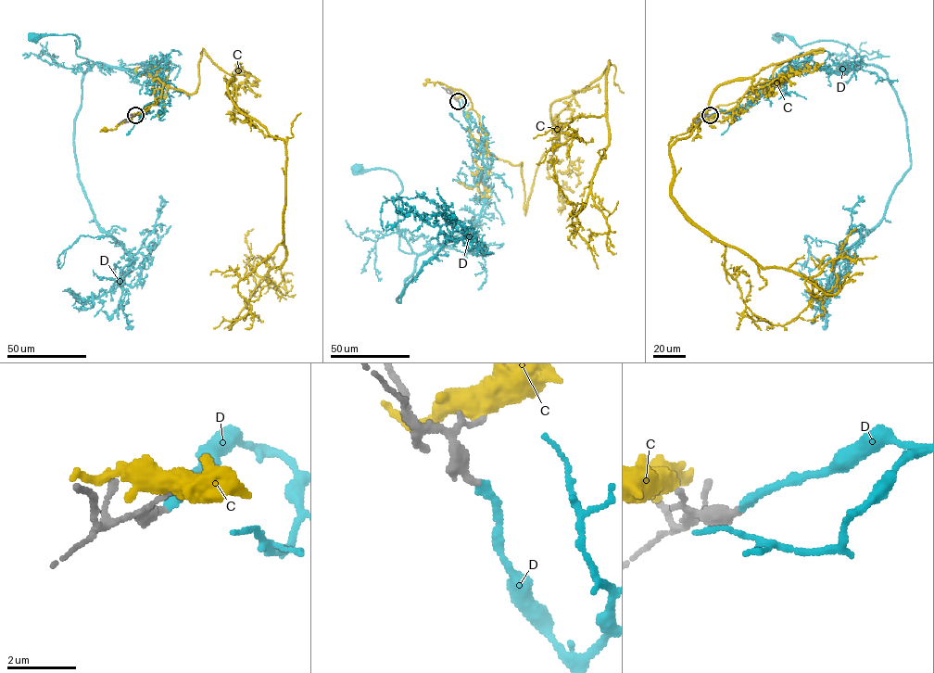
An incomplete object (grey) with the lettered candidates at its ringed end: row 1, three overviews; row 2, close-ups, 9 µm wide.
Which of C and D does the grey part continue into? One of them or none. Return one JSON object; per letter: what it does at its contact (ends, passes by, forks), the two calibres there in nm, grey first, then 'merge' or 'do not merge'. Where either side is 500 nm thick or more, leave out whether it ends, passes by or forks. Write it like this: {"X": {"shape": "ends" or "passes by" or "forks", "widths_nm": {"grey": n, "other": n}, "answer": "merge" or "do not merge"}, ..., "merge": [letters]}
{"C": {"widths_nm": {"grey": 160, "other": 500}, "answer": "do not merge"}, "D": {"shape": "ends", "widths_nm": {"grey": 400, "other": 280}, "answer": "merge"}, "merge": ["D"]}

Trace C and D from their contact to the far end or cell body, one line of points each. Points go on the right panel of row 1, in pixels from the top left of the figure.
C: (706, 114), (824, 50), (721, 83), (670, 148), (672, 199), (700, 229), (811, 279), (797, 317), (763, 318)
D: (709, 116), (732, 113), (798, 69), (845, 72), (862, 62), (840, 43), (799, 46), (777, 35)

